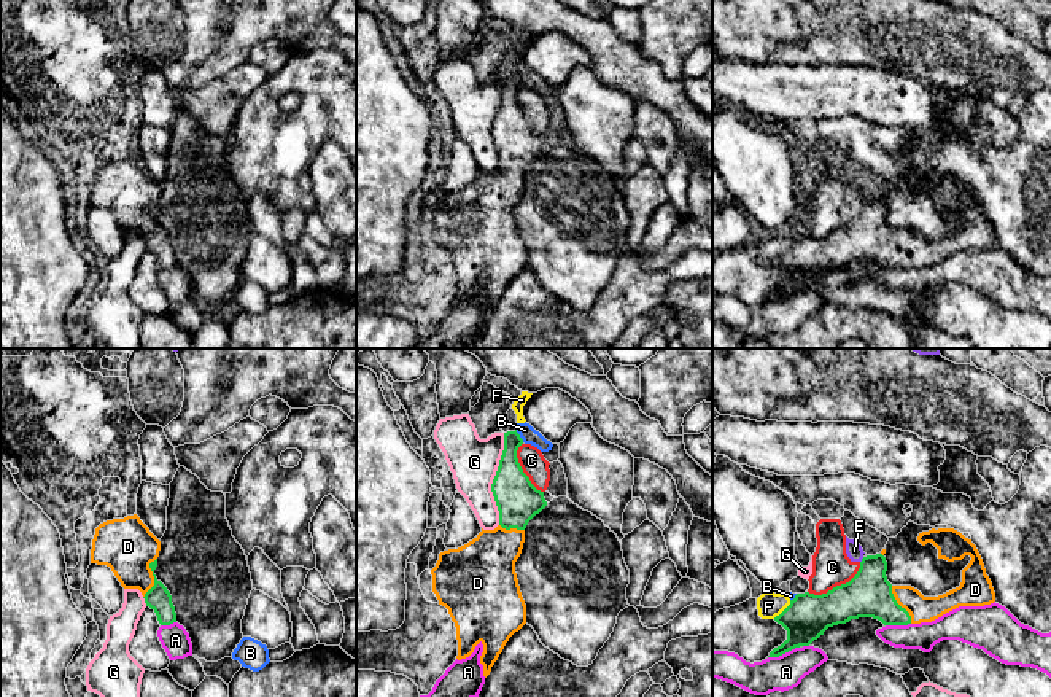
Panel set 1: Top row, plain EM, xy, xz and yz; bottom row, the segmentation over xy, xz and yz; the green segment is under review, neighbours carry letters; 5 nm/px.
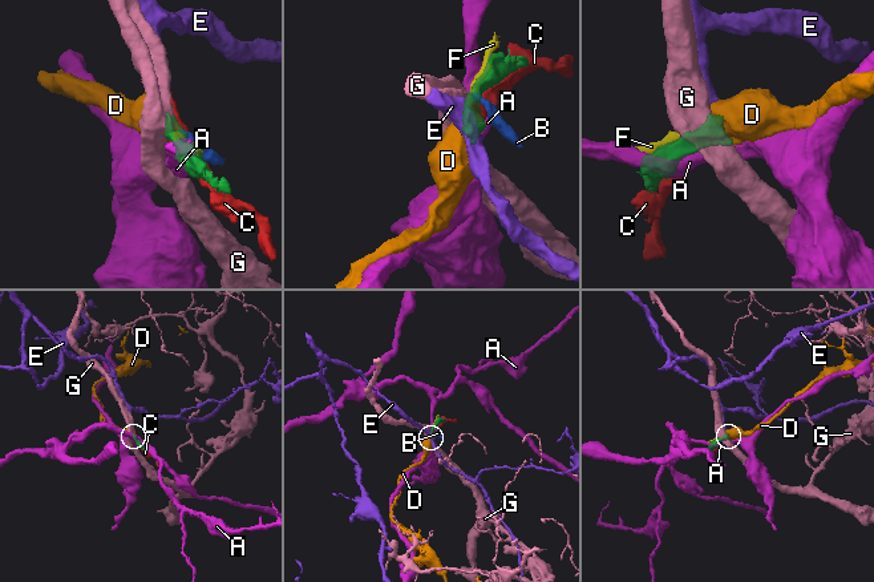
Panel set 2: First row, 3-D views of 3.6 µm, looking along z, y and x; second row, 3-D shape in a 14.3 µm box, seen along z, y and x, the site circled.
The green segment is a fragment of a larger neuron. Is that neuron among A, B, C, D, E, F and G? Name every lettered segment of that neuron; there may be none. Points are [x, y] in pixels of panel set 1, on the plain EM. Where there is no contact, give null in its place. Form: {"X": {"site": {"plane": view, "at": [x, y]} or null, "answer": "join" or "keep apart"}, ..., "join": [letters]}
{"A": {"site": {"plane": "yz", "at": [783, 296]}, "answer": "keep apart"}, "B": {"site": {"plane": "xz", "at": [519, 80]}, "answer": "keep apart"}, "C": {"site": {"plane": "yz", "at": [837, 229]}, "answer": "keep apart"}, "D": {"site": {"plane": "xy", "at": [155, 221]}, "answer": "join"}, "E": {"site": {"plane": "yz", "at": [862, 204]}, "answer": "keep apart"}, "F": {"site": {"plane": "yz", "at": [784, 253]}, "answer": "keep apart"}, "G": {"site": {"plane": "xz", "at": [493, 123]}, "answer": "keep apart"}, "join": ["D"]}

